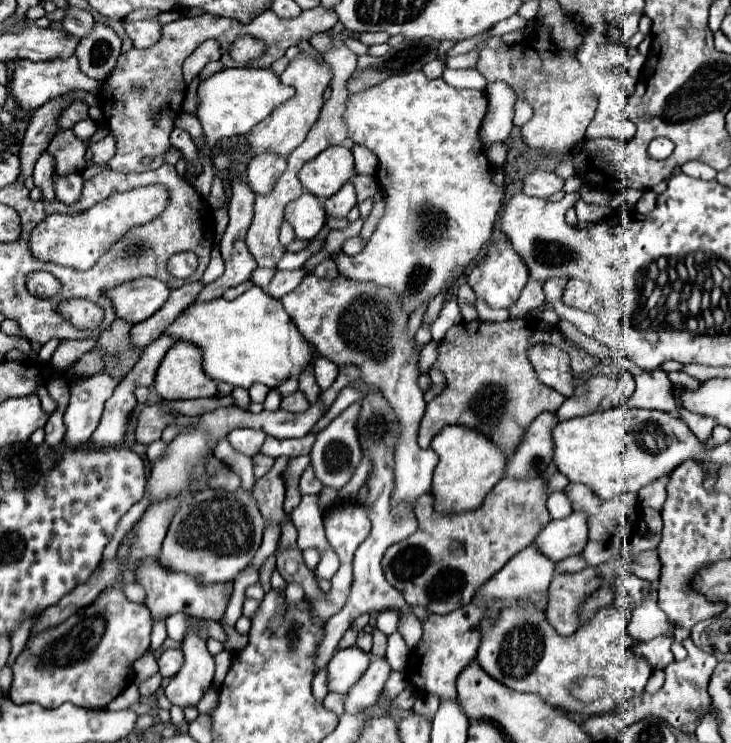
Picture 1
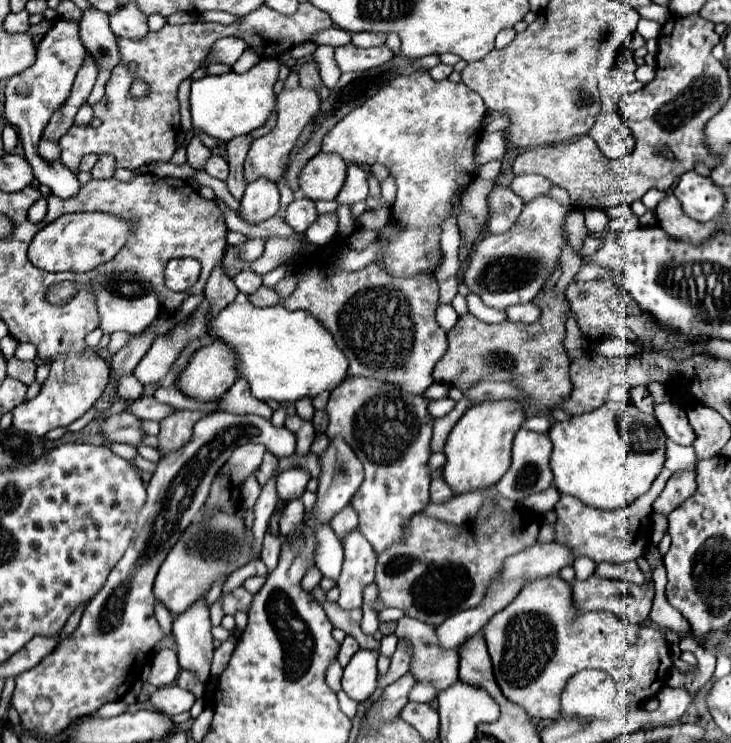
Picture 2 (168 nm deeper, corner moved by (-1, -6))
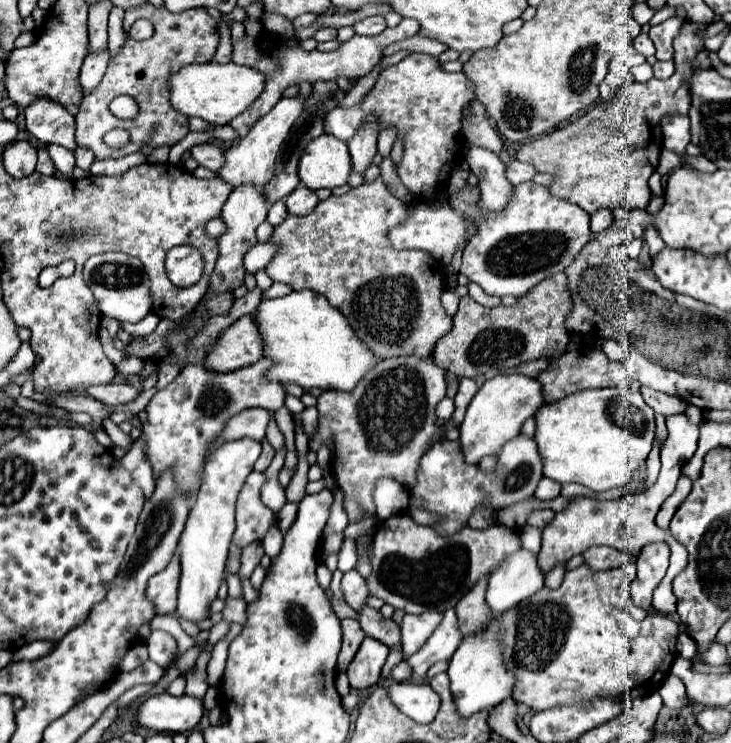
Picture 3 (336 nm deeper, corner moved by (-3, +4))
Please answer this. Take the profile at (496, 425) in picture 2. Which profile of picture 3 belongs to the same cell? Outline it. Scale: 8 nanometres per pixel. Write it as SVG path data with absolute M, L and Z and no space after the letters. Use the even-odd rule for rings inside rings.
M497 374L491 380L485 380L485 384L479 388L479 392L473 396L471 404L467 406L467 414L461 430L461 446L465 460L469 464L477 464L487 454L499 454L503 444L515 438L523 426L523 422L543 406L543 394L541 394L541 382L537 378L525 376L525 374Z

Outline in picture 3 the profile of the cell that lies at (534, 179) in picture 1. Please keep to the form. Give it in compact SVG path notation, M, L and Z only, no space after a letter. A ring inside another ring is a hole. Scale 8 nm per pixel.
M511 160L507 164L507 180L517 186L521 182L527 182L527 180L533 180L533 176L537 174L537 170L527 164L527 162L519 162L519 160Z

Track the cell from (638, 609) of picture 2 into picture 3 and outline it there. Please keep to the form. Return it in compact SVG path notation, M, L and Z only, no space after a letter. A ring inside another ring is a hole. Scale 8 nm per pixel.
M627 562L607 572L597 572L597 584L605 600L619 608L627 608L635 620L643 620L647 616L647 610L635 606L631 598L631 584L635 578L637 578L637 566L633 562Z

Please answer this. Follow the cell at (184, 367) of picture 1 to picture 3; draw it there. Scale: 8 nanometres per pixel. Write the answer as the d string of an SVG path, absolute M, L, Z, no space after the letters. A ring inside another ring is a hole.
M253 316L233 322L211 348L205 368L215 372L231 372L263 358L263 338Z

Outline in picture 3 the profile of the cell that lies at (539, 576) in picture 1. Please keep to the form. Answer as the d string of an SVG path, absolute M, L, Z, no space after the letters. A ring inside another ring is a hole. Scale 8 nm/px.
M447 610L443 614L443 622L433 632L433 636L425 642L425 646L419 652L415 652L413 656L405 658L409 662L409 666L413 668L411 682L421 682L425 678L427 670L435 662L449 660L461 641L462 637L457 637L457 616L455 616L455 610Z

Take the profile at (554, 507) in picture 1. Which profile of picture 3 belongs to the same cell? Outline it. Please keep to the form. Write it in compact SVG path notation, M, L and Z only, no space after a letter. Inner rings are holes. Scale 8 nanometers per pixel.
M523 526L521 530L521 548L539 554L541 550L541 530L533 528L533 526Z

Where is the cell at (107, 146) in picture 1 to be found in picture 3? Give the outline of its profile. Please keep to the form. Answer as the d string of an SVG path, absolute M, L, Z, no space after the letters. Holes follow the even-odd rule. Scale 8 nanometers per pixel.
M141 152L129 154L125 158L109 158L109 160L95 160L89 168L89 172L93 176L121 176L123 172L127 172L129 168L147 162L147 156L143 156Z

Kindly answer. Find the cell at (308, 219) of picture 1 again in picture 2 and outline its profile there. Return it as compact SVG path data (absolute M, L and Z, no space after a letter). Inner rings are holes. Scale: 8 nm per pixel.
M297 196L287 206L287 214L289 214L289 226L297 234L305 234L305 230L319 218L319 214L315 210L315 202L307 200L305 196Z

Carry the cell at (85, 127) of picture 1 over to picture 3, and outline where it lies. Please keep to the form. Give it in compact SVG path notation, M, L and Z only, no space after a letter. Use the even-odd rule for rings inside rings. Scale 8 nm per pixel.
M107 48L101 50L101 54L87 54L87 58L81 66L81 76L79 76L83 90L91 92L101 82L103 74L105 74L105 68L109 64L109 58L111 56L109 56Z

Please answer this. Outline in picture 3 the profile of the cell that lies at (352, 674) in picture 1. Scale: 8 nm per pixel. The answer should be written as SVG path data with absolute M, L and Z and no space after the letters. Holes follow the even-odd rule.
M365 638L359 652L355 654L353 662L347 668L351 688L363 690L363 688L371 688L373 684L377 684L381 668L387 660L387 654L389 654L389 648L383 642Z

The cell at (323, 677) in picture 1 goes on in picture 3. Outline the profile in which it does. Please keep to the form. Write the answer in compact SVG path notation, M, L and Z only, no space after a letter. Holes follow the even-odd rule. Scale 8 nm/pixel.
M334 596L332 598L332 608L339 619L350 617L358 619L358 614L346 602L338 601Z

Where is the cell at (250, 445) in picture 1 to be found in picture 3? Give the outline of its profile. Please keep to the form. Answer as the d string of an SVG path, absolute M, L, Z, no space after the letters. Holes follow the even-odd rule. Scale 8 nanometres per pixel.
M241 438L233 442L223 442L207 458L203 472L201 490L197 494L195 506L191 508L185 530L179 540L177 554L181 558L181 582L179 582L179 606L177 616L191 622L209 618L209 606L217 598L225 574L225 560L235 532L235 500L245 484L245 478L253 472L253 464L261 454L261 442L253 438Z

